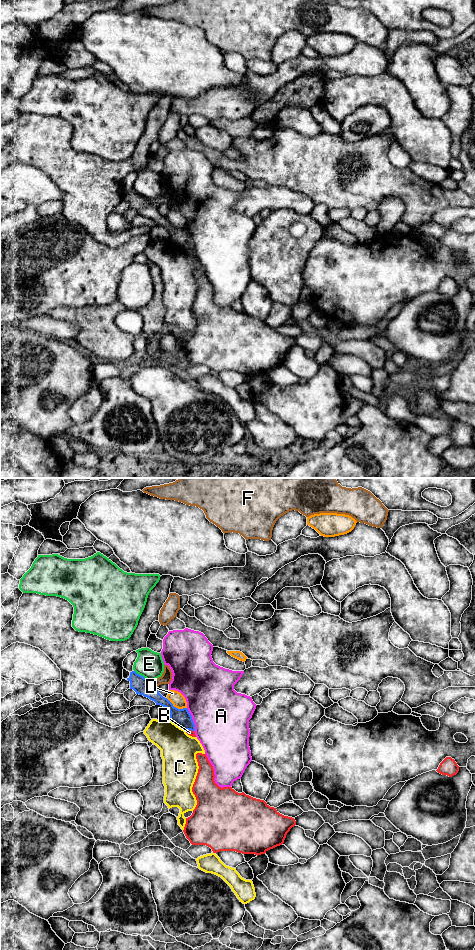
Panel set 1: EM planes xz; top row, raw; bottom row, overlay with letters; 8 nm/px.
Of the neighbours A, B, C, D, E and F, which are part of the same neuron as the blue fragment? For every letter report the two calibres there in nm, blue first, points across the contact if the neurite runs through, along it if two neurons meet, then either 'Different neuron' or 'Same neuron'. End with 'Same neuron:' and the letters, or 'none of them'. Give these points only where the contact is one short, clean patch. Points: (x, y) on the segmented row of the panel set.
A: Thickness 140 nm (blue) against 460 nm. Different neuron
B: Thickness 140 nm (blue) against 50 nm. Boundary: xz (186, 729), (193, 731). Different neuron
C: Thickness 140 nm (blue) against 280 nm. Different neuron
D: Thickness 140 nm (blue) against 110 nm. Boundary: xz (166, 698), (174, 706), (186, 708). Different neuron
E: Thickness 140 nm (blue) against 220 nm. Different neuron
F: Thickness 140 nm (blue) against 90 nm. Different neuron
Same neuron: none of them

